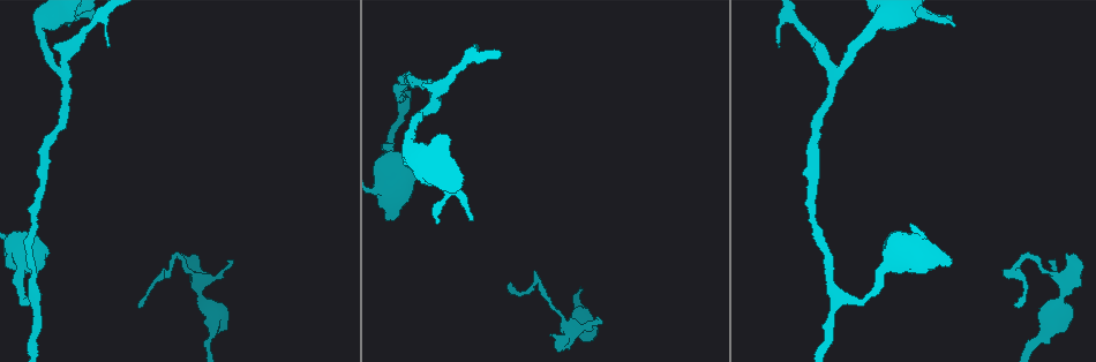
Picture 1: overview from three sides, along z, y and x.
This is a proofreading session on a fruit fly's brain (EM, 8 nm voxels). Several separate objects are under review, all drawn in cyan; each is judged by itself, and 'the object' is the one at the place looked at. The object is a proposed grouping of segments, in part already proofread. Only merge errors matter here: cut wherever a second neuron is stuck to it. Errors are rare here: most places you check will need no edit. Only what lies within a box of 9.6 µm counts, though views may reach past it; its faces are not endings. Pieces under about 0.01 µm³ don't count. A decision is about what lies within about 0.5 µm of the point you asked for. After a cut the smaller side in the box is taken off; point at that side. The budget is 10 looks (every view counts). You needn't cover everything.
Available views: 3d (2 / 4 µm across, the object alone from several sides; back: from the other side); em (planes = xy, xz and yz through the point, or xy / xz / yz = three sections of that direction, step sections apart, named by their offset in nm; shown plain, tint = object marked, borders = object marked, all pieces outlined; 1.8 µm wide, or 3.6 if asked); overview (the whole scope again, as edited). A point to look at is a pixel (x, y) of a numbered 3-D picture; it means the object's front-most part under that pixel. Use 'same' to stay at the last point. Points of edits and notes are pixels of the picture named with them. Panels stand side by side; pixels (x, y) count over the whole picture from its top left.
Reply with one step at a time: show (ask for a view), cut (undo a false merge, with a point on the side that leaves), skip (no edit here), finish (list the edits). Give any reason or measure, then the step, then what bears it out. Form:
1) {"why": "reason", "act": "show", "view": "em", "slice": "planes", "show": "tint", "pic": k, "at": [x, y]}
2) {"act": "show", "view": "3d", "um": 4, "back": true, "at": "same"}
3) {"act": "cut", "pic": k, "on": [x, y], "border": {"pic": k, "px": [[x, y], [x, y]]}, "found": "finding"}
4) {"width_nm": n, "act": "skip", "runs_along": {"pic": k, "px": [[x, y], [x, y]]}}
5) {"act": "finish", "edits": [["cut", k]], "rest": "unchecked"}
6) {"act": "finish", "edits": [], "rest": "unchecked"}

{"why": "a fork", "act": "show", "view": "3d", "um": 2, "pic": 1, "at": [838, 77]}

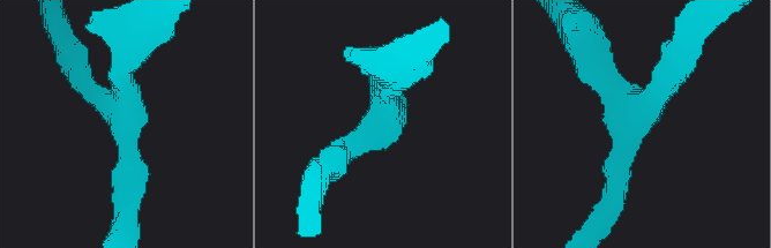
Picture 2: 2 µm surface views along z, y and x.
{"arms": 3, "arm_widths_nm": [200, 220, 300], "act": "show", "view": "em", "slice": "xz", "step": 4, "show": "tint", "pic": 2, "at": [633, 116]}

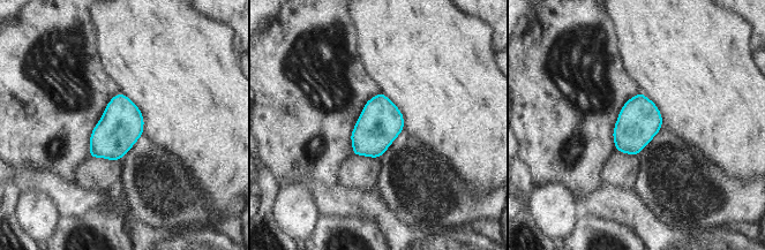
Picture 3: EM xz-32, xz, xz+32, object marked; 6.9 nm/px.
{"act": "show", "view": "em", "slice": "planes", "show": "tint", "at": "same"}

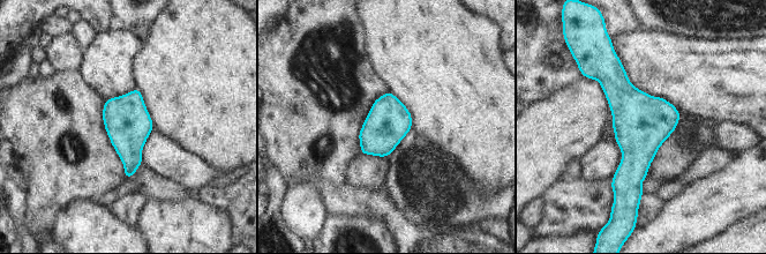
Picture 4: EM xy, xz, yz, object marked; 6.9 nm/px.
{"act": "skip", "found": "one neuron here"}

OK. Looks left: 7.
{"act": "show", "view": "em", "slice": "planes", "show": "tint", "pic": 1, "at": [90, 14]}

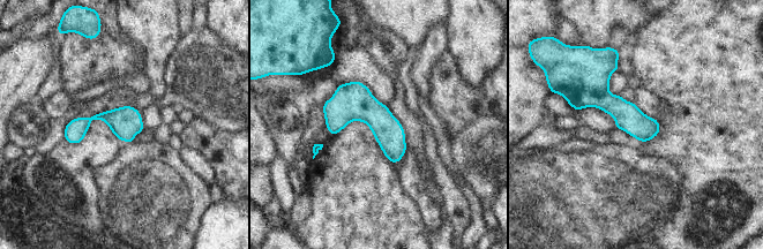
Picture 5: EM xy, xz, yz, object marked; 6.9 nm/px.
{"width_nm": 190, "act": "skip", "runs_along": {"pic": 5, "px": [[613, 59], [603, 92], [645, 138]]}, "found": "one neuron here"}

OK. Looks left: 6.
{"why": "three arms meet", "act": "show", "view": "em", "slice": "planes", "show": "borders", "pic": 1, "at": [841, 298]}

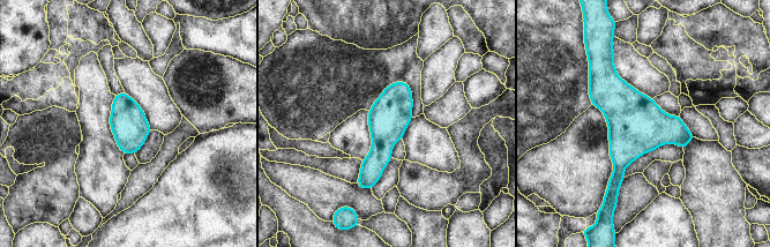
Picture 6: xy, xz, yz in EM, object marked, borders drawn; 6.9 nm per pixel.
{"act": "skip", "runs_along": {"pic": 6, "px": [[403, 84], [363, 185]]}, "found": "continuous, no second neuron"}

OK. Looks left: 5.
{"why": "narrows sharply", "act": "show", "view": "em", "um": 3.6, "slice": "planes", "show": "tint", "pic": 1, "at": [197, 281]}

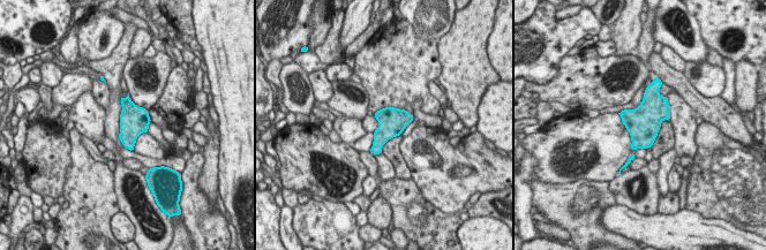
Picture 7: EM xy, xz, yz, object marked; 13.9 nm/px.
{"width_nm": 380, "act": "skip", "found": "one neuron here"}

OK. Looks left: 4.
{"act": "finish", "edits": [], "rest": "unchecked"}

